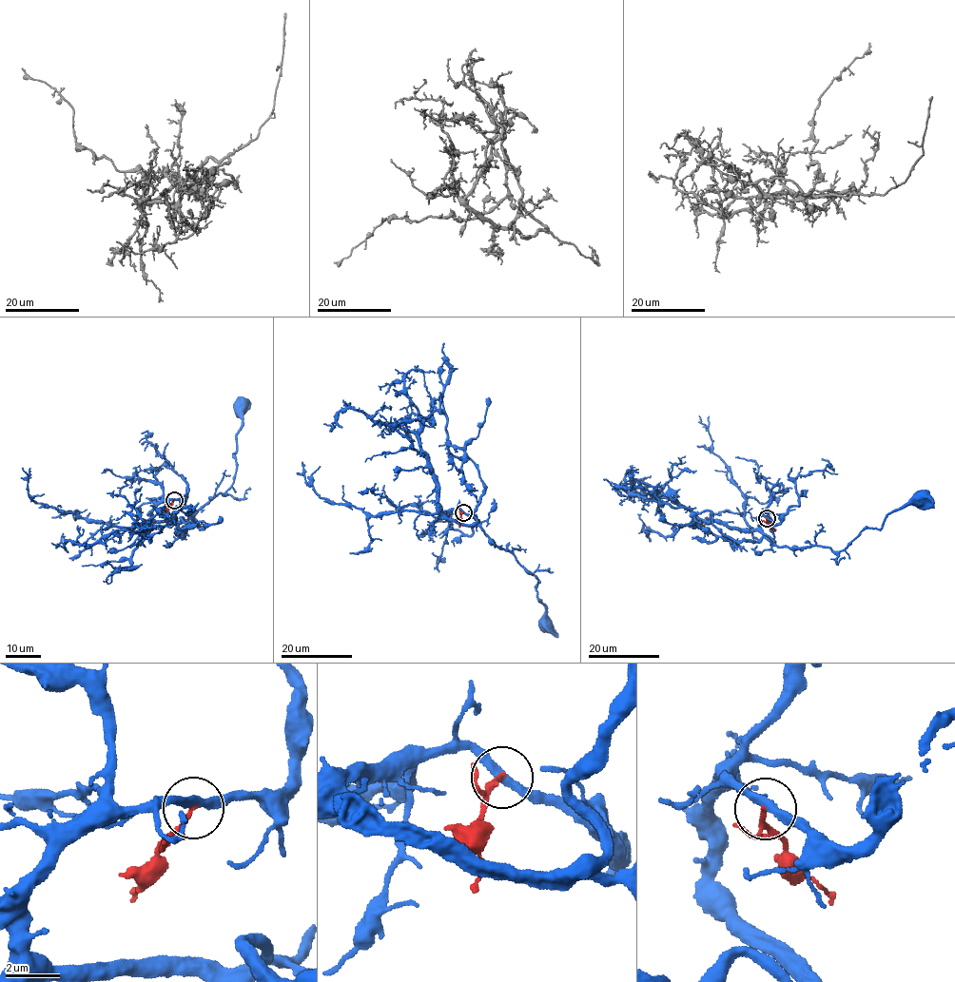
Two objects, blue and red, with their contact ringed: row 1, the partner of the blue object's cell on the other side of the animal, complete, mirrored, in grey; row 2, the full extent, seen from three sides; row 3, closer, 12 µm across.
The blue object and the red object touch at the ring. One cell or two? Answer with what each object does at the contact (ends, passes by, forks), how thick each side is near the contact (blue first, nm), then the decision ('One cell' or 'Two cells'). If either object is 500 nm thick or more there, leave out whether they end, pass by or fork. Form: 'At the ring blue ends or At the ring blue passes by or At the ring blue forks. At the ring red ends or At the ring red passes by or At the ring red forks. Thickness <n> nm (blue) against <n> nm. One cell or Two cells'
At the ring blue passes by. At the ring red ends. Thickness 320 nm (blue) against 170 nm. Two cells

